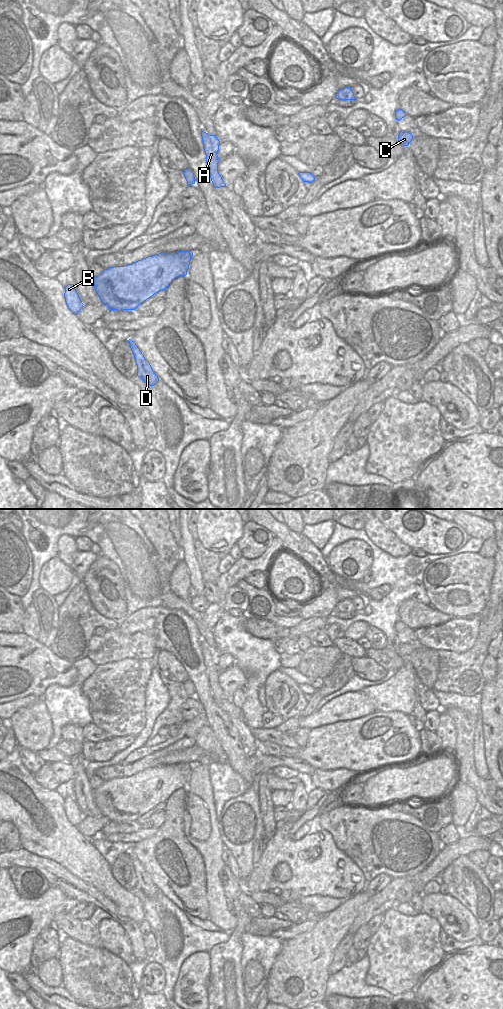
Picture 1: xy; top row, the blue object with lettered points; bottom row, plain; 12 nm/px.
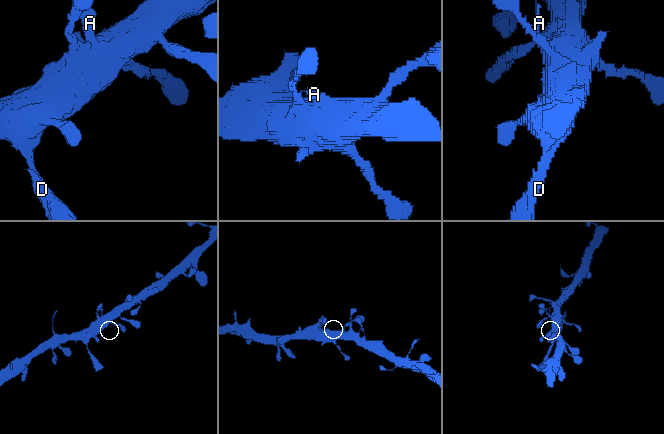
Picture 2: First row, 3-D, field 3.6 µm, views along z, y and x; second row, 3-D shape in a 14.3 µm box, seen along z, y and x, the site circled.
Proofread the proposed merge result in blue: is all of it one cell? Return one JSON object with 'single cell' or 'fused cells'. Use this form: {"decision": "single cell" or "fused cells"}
{"decision": "single cell"}

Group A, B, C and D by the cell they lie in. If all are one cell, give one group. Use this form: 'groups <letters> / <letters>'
groups A B C D

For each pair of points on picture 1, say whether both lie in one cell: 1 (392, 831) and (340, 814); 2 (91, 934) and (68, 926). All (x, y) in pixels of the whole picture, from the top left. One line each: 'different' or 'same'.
1: same
2: same

